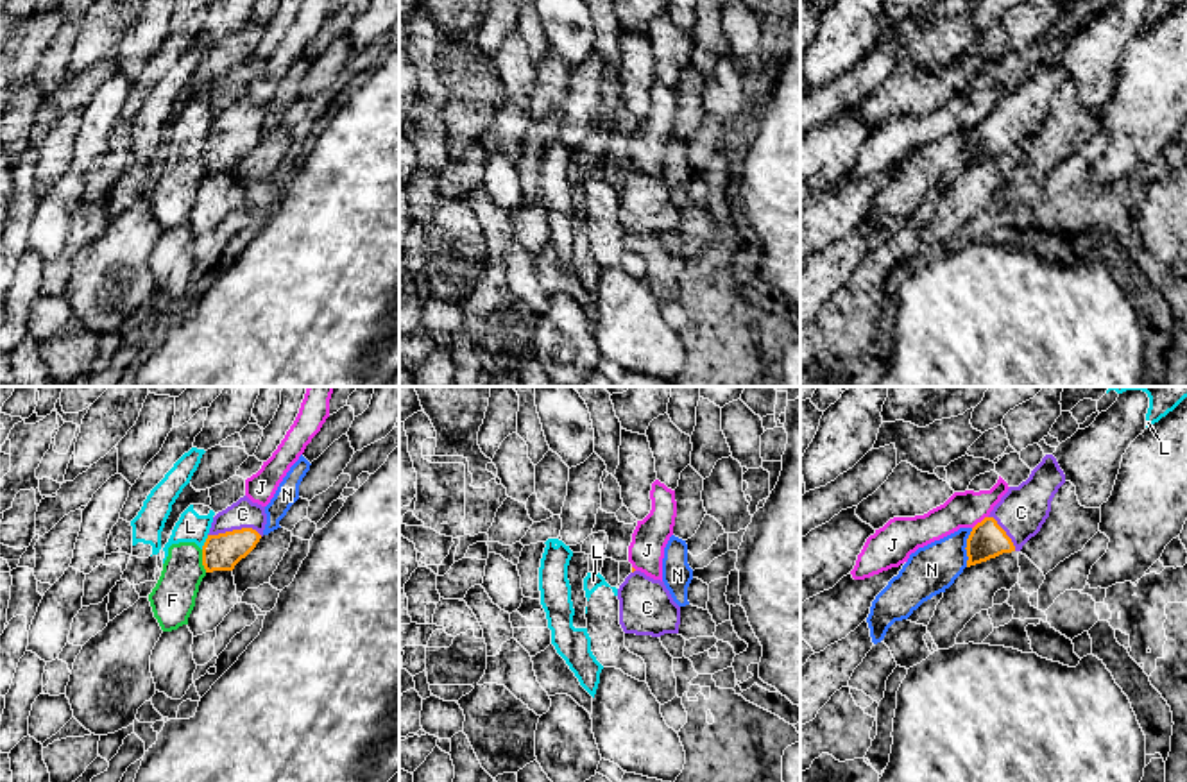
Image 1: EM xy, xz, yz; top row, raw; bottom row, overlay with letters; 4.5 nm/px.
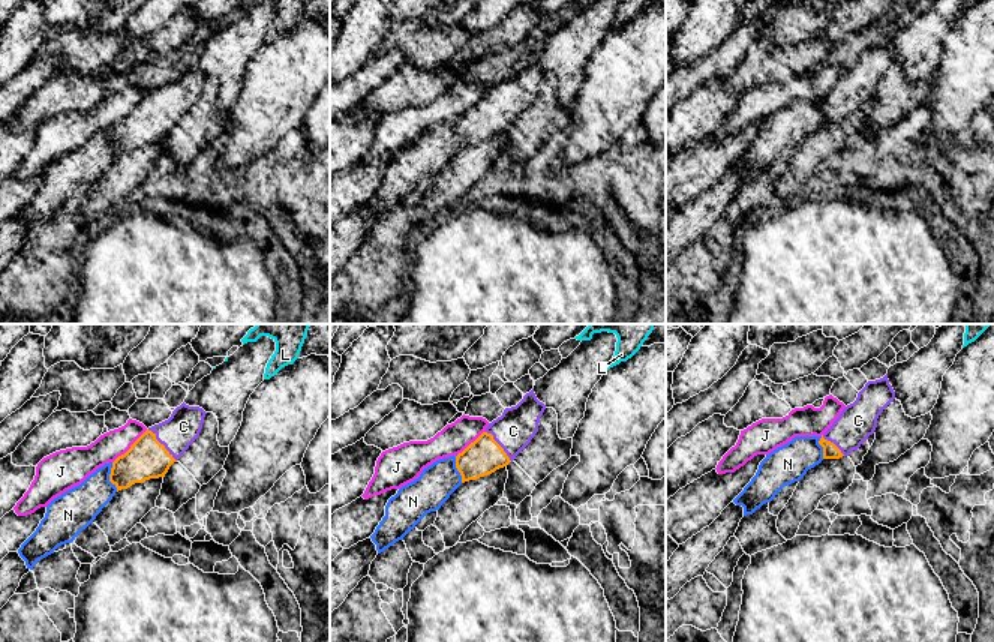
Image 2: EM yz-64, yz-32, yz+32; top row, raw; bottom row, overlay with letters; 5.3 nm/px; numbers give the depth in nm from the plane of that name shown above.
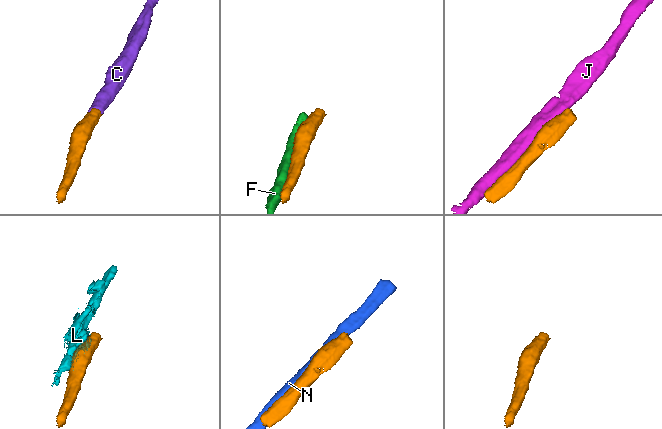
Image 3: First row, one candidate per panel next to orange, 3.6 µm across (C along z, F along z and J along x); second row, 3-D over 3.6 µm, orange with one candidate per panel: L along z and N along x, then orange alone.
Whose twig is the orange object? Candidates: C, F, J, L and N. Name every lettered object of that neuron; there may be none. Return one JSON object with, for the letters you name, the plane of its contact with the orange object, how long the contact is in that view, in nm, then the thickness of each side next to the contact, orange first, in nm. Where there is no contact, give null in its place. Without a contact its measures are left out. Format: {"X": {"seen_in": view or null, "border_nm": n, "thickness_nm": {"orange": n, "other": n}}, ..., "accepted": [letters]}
{"C": {"seen_in": "xy", "border_nm": 240, "thickness_nm": {"orange": 170, "other": 130}}, "accepted": ["C"]}

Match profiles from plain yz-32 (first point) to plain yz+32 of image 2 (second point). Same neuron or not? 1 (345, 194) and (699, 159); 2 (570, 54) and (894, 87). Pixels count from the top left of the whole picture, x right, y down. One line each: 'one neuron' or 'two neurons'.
1: one neuron
2: two neurons

